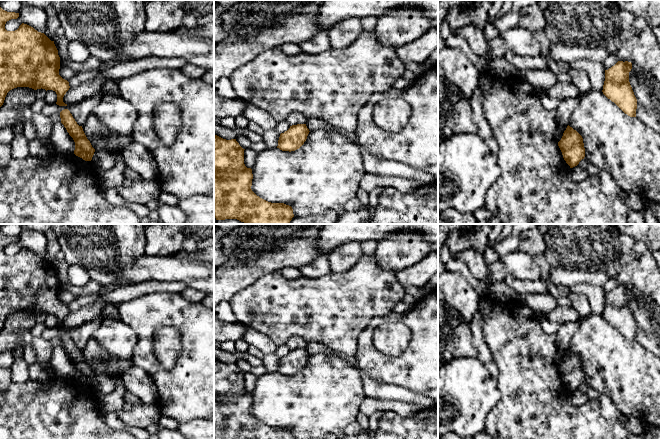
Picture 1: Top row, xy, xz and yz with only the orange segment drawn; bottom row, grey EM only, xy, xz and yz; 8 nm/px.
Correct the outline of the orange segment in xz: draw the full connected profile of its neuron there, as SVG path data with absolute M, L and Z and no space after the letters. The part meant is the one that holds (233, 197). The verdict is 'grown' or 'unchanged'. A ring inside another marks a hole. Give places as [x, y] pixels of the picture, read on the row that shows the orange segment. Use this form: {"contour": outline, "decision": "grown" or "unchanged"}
{"contour": "M214 134L214 217L216 220L237 219L245 224L289 224L294 217L291 206L268 202L252 191L253 174L244 164L244 150L236 139L226 140Z", "decision": "unchanged"}

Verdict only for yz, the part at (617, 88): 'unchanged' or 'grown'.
unchanged

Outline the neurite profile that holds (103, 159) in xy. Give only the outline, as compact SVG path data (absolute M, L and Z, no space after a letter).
M110 149L95 150L92 157L92 162L95 166L96 172L101 175L102 173L110 170L115 165L116 159L121 156L121 151Z

